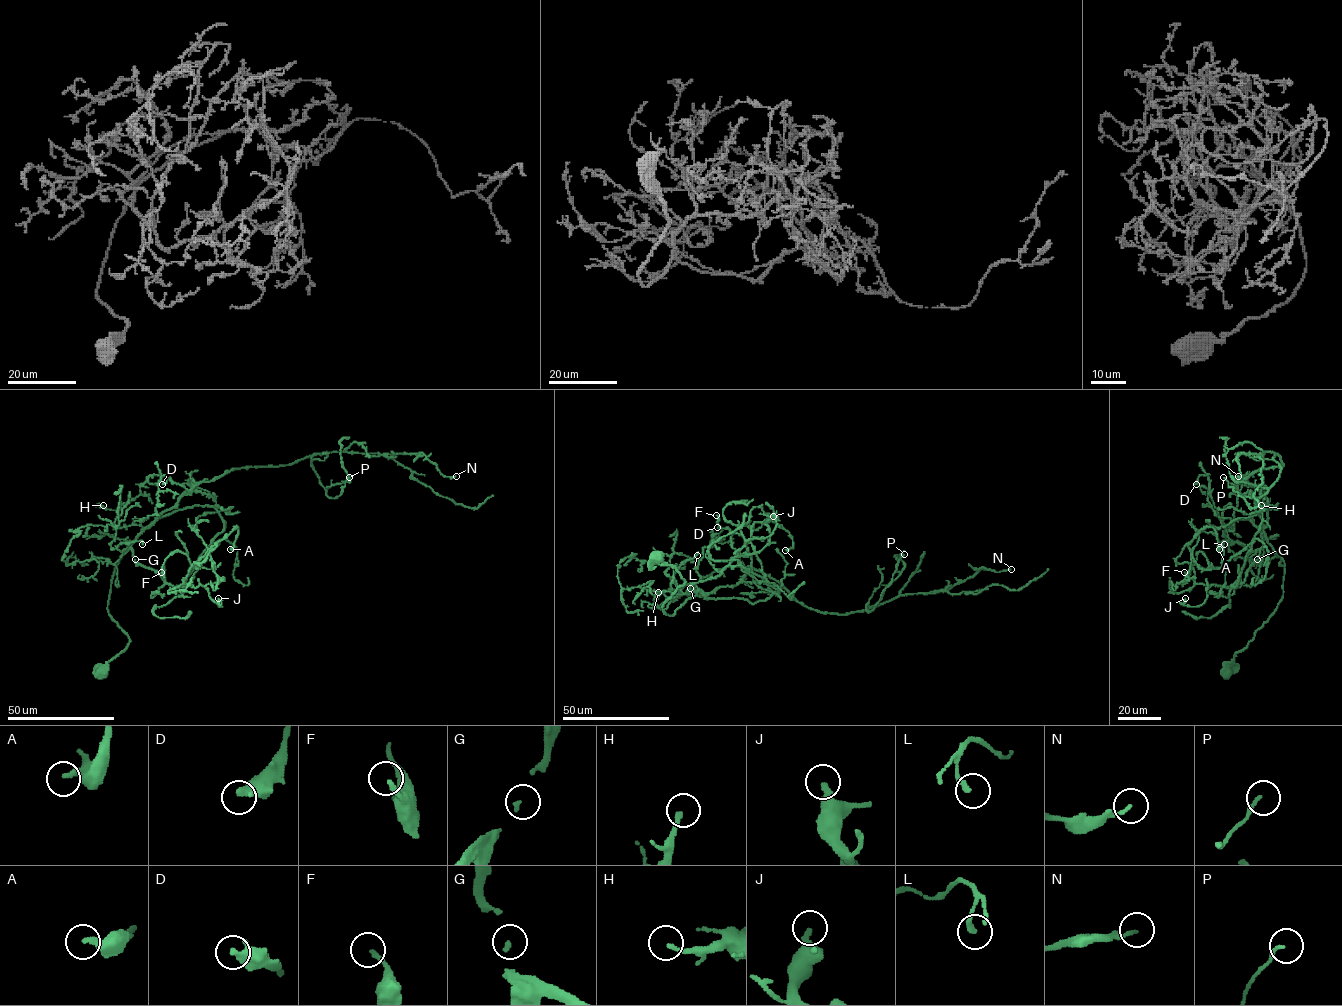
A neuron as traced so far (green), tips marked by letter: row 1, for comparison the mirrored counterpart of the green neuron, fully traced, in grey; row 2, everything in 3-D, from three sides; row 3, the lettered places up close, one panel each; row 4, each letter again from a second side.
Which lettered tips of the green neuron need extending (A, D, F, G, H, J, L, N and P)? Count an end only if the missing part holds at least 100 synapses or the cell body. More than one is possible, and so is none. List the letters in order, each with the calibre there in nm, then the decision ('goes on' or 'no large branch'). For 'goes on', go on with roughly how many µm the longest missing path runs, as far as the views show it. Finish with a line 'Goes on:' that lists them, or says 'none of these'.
A: 220 nm thick; no large branch
D: 420 nm thick; no large branch
F: 170 nm thick; no large branch
G: 90 nm thick; no large branch
H: 190 nm thick; no large branch
J: 360 nm thick; no large branch
L: 200 nm thick; no large branch
N: 140 nm thick; no large branch
P: 140 nm thick; no large branch
Goes on: none of these

